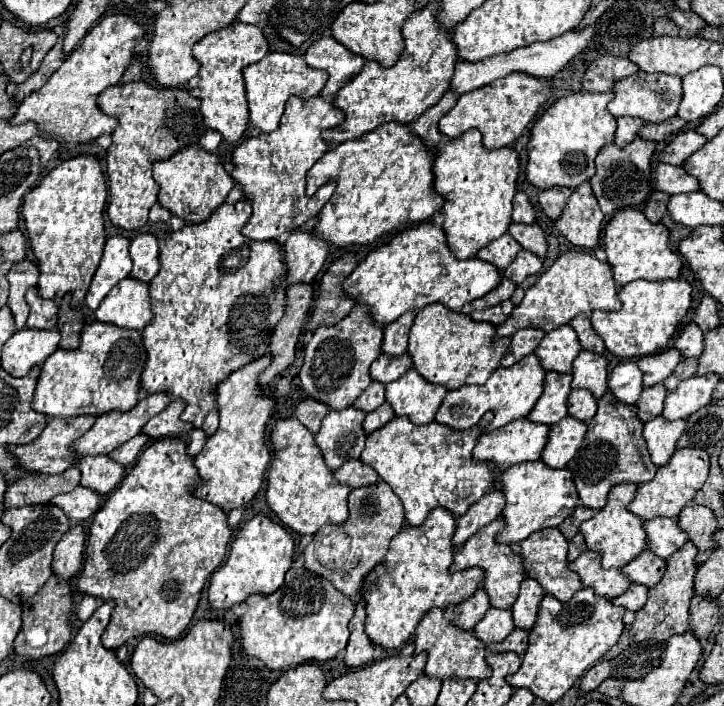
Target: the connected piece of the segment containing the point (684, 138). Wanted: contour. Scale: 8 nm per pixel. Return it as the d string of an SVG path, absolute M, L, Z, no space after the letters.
M692 127L684 129L670 141L670 145L664 151L660 151L660 161L670 163L670 165L682 165L692 153L702 149L702 145L706 141L708 139L704 135L700 135L696 129L692 129Z

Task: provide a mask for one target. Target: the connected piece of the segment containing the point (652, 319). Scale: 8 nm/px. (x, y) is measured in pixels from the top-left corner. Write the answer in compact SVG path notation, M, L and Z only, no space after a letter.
M638 279L620 287L620 299L622 309L594 311L590 321L612 355L622 359L640 359L664 351L670 339L676 337L678 327L692 303L692 285L684 279L664 279L664 281Z

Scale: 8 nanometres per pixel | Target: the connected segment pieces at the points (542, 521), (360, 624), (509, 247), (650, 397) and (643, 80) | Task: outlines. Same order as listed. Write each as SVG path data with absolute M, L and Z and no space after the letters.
M528 461L508 467L501 474L501 490L506 495L506 507L502 517L506 519L506 529L498 535L500 543L520 543L534 531L558 527L568 519L578 505L578 491L568 469L552 469L544 461Z
M362 599L356 607L352 621L350 621L350 641L348 641L346 657L344 657L348 667L360 667L360 665L374 661L376 645L366 635L364 625L366 625L366 603Z
M504 233L502 237L490 241L486 247L482 247L476 257L480 259L486 259L490 263L494 263L498 269L506 269L514 259L516 255L522 251L520 245L516 245L516 241L512 241L512 237L508 237L508 233Z
M660 383L660 385L652 385L644 389L644 395L640 395L640 401L636 403L638 407L638 417L642 421L650 421L652 417L662 415L664 409L664 399L668 395L668 389Z
M638 71L636 75L622 79L614 87L616 97L610 101L608 109L614 117L640 117L646 123L662 123L666 119L676 117L680 99L682 99L682 79L676 75L660 75L660 73L644 73Z

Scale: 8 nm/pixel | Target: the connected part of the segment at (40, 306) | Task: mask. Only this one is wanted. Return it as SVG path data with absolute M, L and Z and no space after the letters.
M32 287L26 293L26 301L30 305L30 315L26 327L34 329L52 329L58 323L58 305L52 299L42 299L38 287Z

